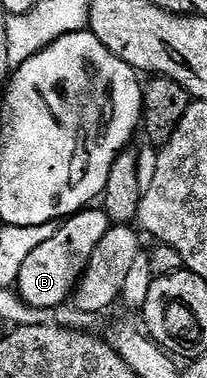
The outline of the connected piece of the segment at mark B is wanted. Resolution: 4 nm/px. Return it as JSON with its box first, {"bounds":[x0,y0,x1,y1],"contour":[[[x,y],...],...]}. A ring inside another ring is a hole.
{"bounds":[16,209,112,309],"contour":[[[83,209],[77,215],[69,216],[54,235],[44,241],[44,245],[36,245],[36,249],[28,253],[24,265],[20,265],[20,277],[16,284],[18,296],[25,303],[36,309],[52,309],[63,306],[73,296],[96,245],[100,245],[104,233],[108,233],[112,226],[105,210],[94,210]]]}

